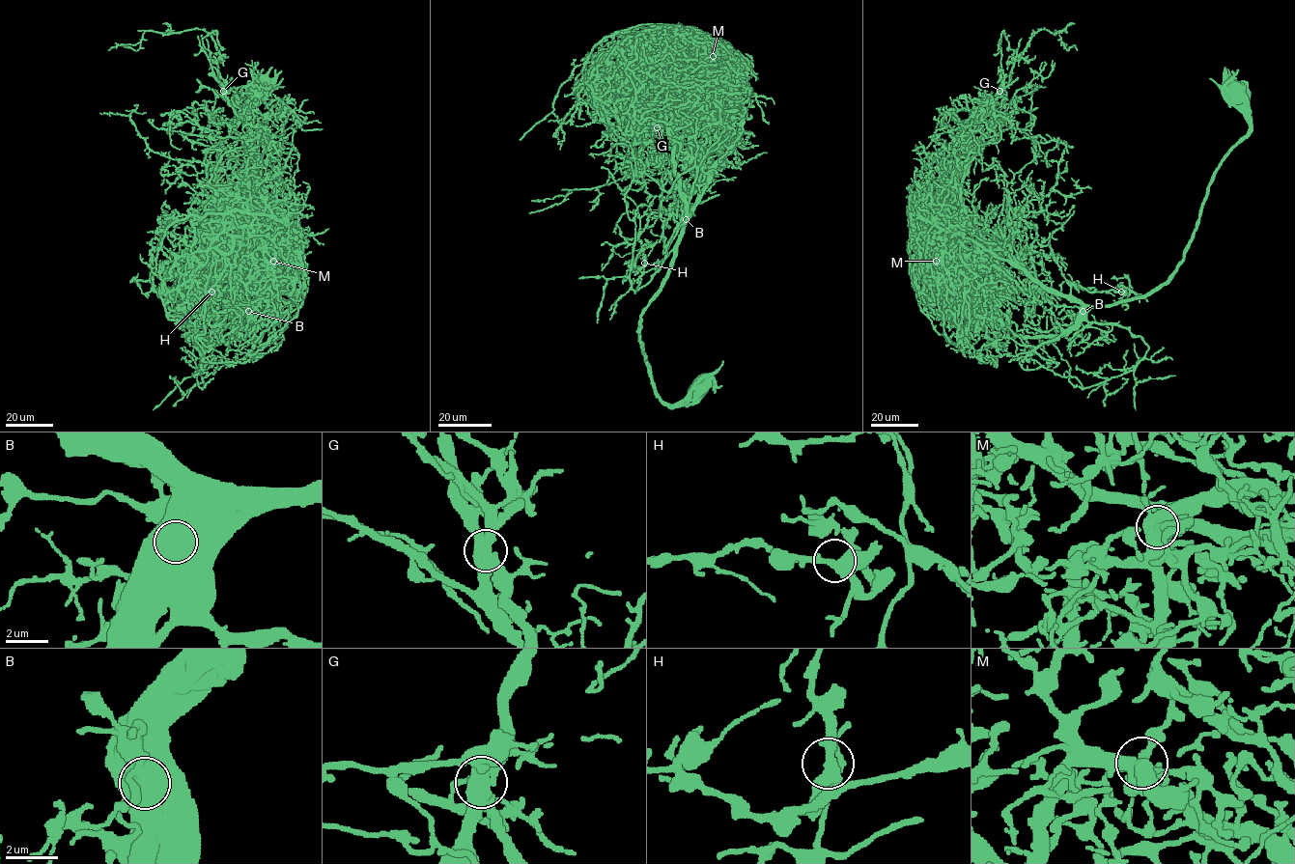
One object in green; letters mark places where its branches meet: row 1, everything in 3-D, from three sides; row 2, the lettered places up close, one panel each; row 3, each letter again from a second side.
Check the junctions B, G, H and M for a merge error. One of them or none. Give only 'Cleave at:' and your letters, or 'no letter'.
Cleave at: no letter

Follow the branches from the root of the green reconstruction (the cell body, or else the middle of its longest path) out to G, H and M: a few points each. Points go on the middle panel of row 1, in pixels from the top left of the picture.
G: (700, 388), (672, 405), (661, 399), (639, 316), (721, 158), (714, 139), (724, 135), (695, 97), (657, 128)
H: (700, 388), (672, 405), (657, 393), (643, 354), (639, 316), (659, 290), (674, 253), (644, 263)
M: (700, 388), (672, 405), (661, 399), (639, 316), (728, 148), (724, 92), (732, 72), (713, 56)

